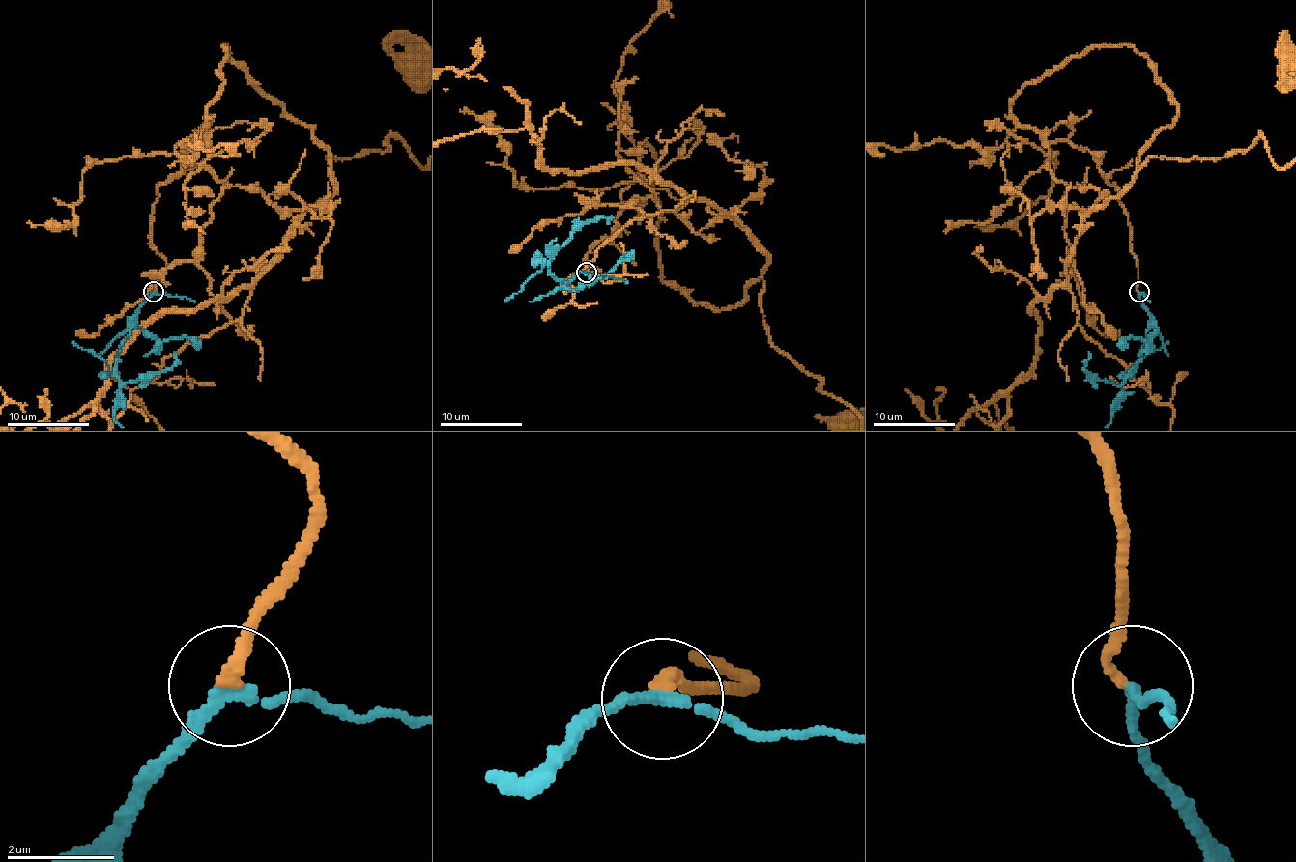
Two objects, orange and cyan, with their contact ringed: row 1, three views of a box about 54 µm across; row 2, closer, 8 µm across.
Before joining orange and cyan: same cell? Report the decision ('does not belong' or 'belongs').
belongs

